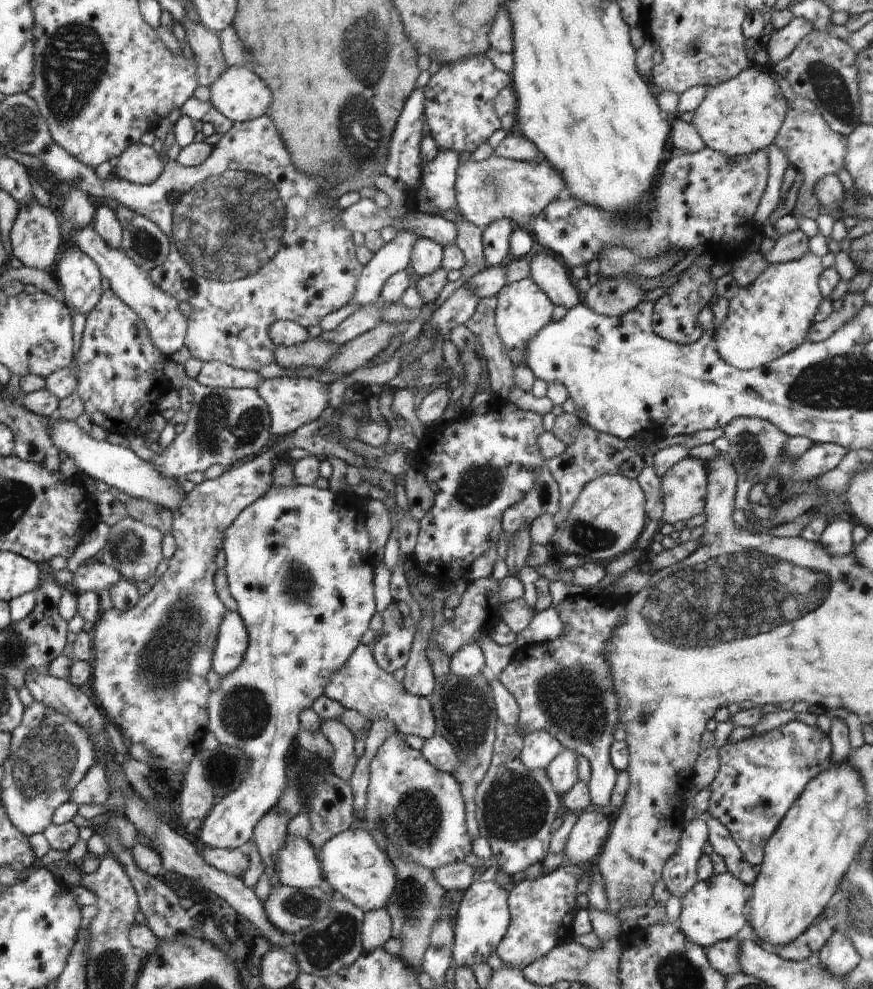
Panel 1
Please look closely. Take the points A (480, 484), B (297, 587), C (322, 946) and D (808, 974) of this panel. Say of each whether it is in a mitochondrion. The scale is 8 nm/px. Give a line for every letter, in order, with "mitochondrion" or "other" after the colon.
A: mitochondrion
B: mitochondrion
C: mitochondrion
D: other

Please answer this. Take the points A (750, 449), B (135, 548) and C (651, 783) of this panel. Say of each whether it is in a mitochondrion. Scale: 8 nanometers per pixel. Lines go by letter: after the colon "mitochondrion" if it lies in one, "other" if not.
A: mitochondrion
B: mitochondrion
C: other

